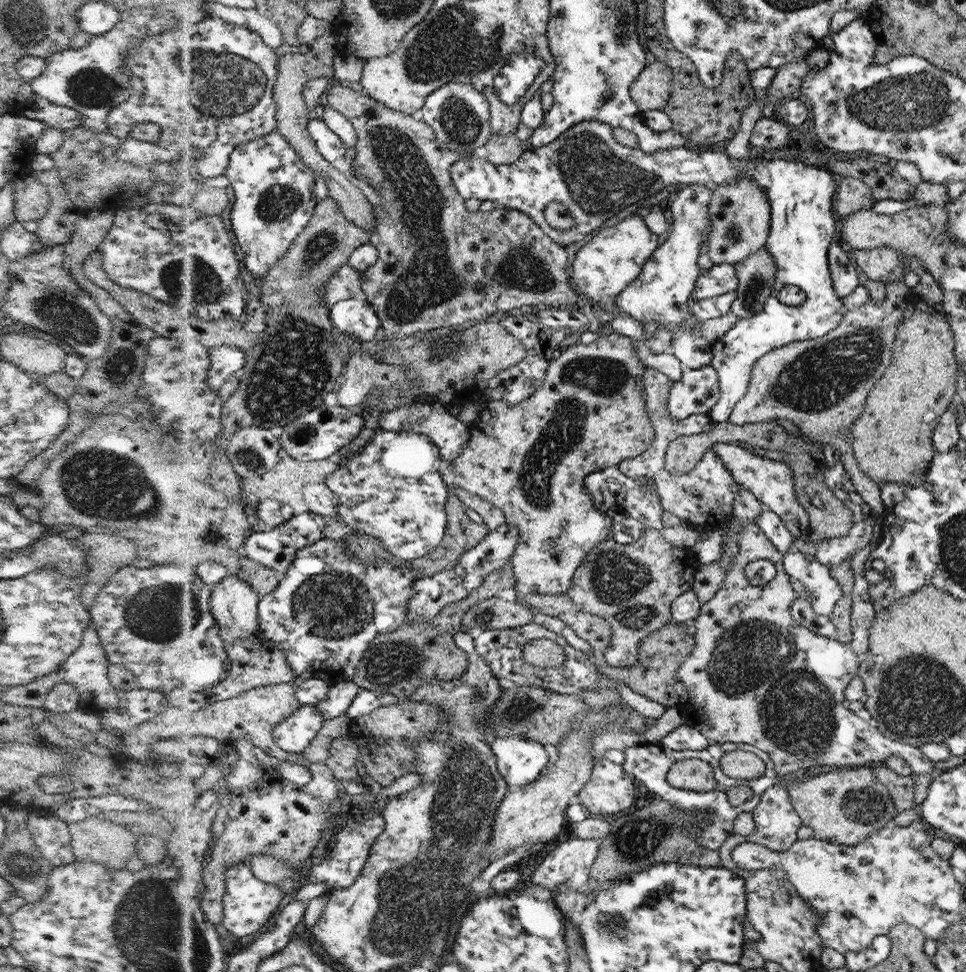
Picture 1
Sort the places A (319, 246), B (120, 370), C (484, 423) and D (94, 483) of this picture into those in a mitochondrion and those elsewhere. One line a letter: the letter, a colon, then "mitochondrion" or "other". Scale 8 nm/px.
A: mitochondrion
B: mitochondrion
C: other
D: mitochondrion

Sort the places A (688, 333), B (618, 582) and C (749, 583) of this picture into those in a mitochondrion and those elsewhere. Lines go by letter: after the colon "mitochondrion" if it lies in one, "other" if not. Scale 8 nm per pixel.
A: other
B: mitochondrion
C: other

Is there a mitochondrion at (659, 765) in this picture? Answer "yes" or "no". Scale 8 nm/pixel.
no

